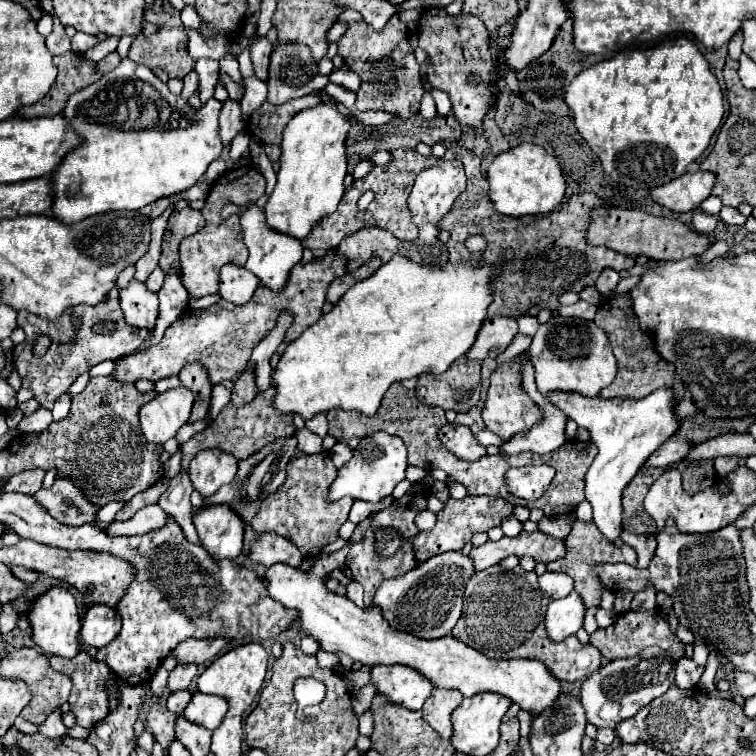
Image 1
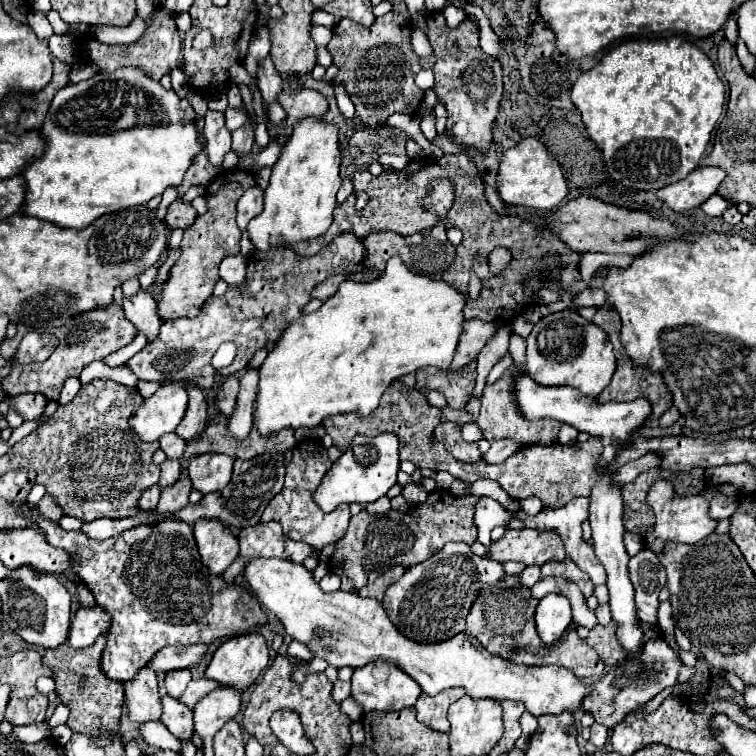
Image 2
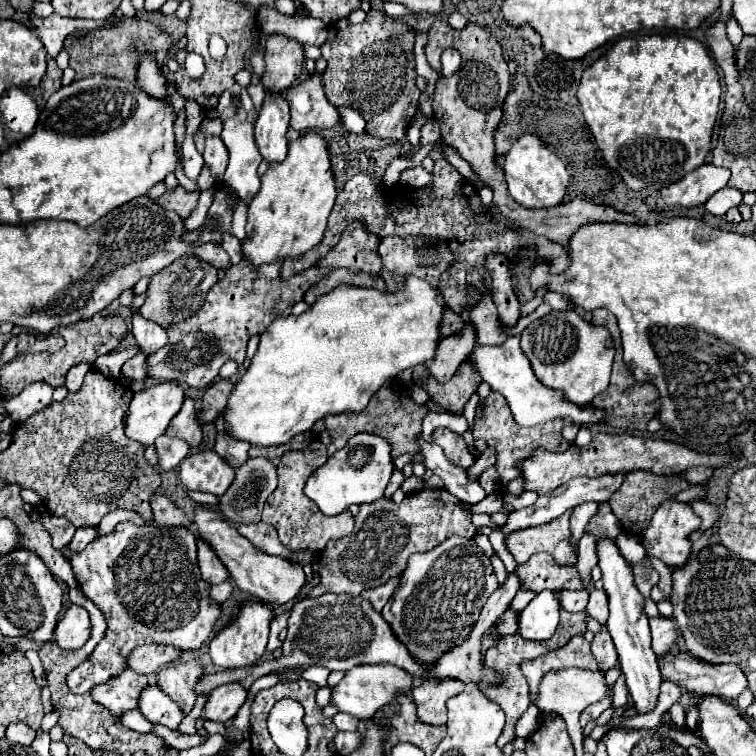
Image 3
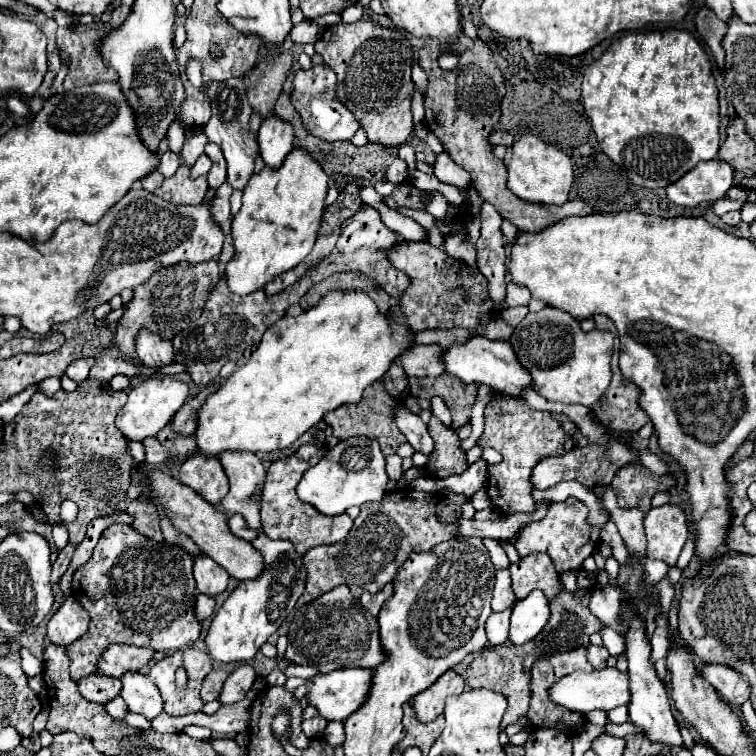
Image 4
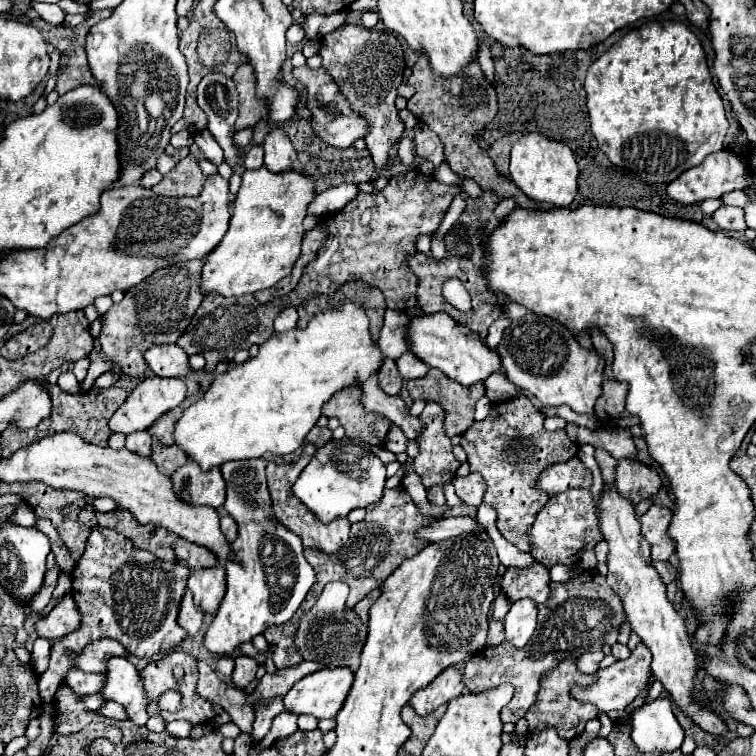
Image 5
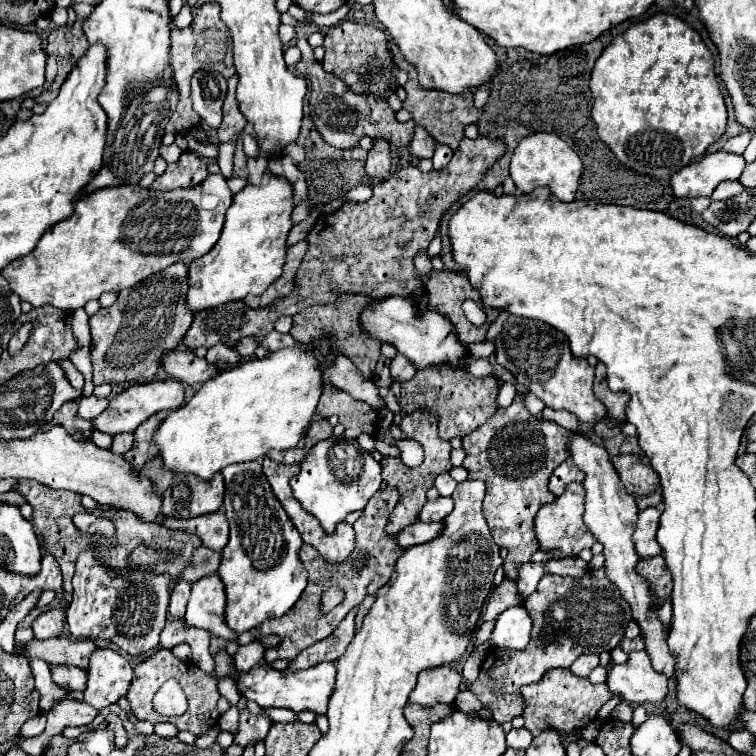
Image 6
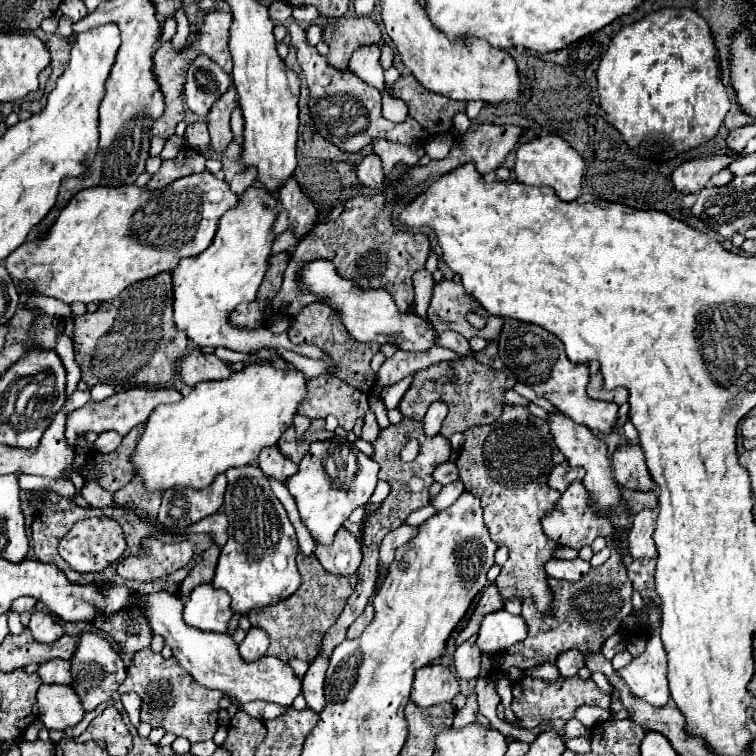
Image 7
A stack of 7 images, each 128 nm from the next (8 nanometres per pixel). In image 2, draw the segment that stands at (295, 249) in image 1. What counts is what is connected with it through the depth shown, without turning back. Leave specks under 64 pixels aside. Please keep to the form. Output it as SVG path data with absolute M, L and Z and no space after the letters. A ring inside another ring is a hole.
M256 184L252 188L248 188L242 198L238 200L238 216L236 216L236 222L240 226L240 230L246 230L248 226L248 220L256 214L260 214L260 208L262 208L262 198L264 198L264 192L262 188Z

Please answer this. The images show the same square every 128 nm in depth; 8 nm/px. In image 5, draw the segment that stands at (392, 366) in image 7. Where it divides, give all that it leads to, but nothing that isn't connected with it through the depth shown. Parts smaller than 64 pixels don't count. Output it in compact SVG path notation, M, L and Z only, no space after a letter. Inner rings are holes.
M404 352L404 354L396 360L396 364L398 364L398 372L400 372L400 376L402 376L404 380L420 378L420 376L424 376L424 374L430 370L426 364L422 364L420 360L416 360L416 356L412 356L410 352ZM500 372L488 376L484 384L486 384L486 396L488 396L490 402L498 402L498 400L512 398L514 394L518 394L518 388Z

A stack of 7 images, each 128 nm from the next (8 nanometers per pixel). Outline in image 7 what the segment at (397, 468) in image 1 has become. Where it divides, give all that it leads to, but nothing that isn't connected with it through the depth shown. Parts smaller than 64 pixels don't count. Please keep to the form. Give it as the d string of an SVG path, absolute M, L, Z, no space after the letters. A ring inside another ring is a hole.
M344 438L328 442L312 442L308 454L302 458L300 468L286 480L286 488L296 500L300 520L312 534L316 544L328 546L338 528L348 520L352 510L364 506L372 496L378 482L378 464L348 444Z

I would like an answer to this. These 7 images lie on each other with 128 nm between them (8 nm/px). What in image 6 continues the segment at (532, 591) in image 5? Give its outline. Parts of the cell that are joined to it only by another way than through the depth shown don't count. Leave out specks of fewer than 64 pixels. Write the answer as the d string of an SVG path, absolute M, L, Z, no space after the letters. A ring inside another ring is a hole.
M504 578L496 588L494 592L490 594L488 602L486 602L486 608L484 608L484 622L490 622L494 620L500 612L504 612L506 608L512 608L520 604L520 596L518 596L518 590L516 590L516 584L508 578Z

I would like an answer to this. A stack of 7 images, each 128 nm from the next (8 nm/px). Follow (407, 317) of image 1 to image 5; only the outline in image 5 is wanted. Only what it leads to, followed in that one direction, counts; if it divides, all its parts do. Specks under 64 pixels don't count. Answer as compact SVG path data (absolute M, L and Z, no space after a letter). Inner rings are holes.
M348 302L340 310L318 312L304 330L294 328L284 334L272 334L272 338L260 346L258 356L220 374L206 394L186 408L182 418L174 424L174 442L204 472L228 460L260 458L266 452L290 454L302 446L306 434L320 418L320 408L332 394L338 392L338 388L352 386L356 380L364 382L380 368L382 360L376 342L372 342L368 334L368 316L360 306Z

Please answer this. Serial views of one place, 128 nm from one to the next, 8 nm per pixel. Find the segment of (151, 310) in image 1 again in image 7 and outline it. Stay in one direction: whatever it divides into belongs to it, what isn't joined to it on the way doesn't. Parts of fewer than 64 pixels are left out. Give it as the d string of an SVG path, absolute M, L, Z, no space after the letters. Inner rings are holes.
M200 350L180 360L180 376L182 382L188 386L194 386L202 380L224 380L231 373L226 360L220 360L214 354L204 354Z

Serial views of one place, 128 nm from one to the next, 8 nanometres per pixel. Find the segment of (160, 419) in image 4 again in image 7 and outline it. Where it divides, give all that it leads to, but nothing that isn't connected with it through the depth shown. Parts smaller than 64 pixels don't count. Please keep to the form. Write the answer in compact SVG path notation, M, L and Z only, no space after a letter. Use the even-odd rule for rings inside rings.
M140 386L140 388L130 388L130 390L122 390L110 398L106 398L104 402L88 402L84 404L82 408L78 410L72 410L68 412L66 416L66 442L68 446L76 446L76 438L88 430L100 434L100 432L106 432L106 430L114 430L118 432L120 436L126 436L132 428L144 424L150 416L150 412L158 406L158 404L168 404L168 402L178 402L182 398L180 392L176 392L174 388L146 388L146 386Z

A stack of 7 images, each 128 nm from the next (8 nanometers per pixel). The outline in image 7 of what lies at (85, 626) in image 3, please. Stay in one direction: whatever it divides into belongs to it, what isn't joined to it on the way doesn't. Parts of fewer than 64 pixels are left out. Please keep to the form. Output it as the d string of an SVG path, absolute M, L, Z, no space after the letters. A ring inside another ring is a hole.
M34 612L32 618L30 618L28 628L32 630L32 636L36 640L46 642L46 644L50 644L50 642L58 640L60 636L64 636L60 622L48 612Z

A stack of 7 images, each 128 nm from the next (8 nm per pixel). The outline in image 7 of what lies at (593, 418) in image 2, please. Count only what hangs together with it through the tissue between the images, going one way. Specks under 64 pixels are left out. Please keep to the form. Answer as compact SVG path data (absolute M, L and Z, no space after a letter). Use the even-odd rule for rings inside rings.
M312 260L304 262L298 268L298 288L302 292L310 292L318 296L318 302L332 306L344 328L358 342L394 342L402 350L428 350L434 346L436 332L428 320L420 320L412 310L398 312L396 304L384 290L360 290L352 282L340 278L330 260ZM414 374L404 378L400 382L384 388L382 398L387 410L397 408L406 390L411 386Z

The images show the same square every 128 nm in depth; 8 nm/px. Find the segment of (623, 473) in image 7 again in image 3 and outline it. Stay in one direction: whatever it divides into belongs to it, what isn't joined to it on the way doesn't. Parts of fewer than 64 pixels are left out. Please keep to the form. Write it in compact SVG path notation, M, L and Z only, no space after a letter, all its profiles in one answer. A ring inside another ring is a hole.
M632 470L624 476L624 482L620 486L620 490L616 490L610 498L610 506L616 514L616 518L620 520L620 524L632 532L632 534L638 534L642 536L644 534L644 528L648 524L648 520L654 516L656 508L660 506L662 500L670 498L672 494L678 494L682 490L686 490L690 484L686 480L680 480L678 476L656 476L652 472L646 472L646 470Z

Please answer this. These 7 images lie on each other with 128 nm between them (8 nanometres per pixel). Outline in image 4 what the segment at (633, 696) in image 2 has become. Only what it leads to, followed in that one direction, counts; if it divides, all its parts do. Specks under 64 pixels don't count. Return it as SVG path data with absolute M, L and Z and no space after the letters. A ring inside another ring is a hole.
M704 666L702 676L716 688L716 692L732 706L742 706L750 698L750 688L744 676L724 666Z

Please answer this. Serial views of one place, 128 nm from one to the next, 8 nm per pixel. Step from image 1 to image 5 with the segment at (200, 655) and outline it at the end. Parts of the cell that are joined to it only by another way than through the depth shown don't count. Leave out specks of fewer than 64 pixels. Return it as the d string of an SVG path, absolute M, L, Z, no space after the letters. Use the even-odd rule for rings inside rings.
M102 638L102 640L88 642L80 654L72 652L70 658L76 664L76 668L80 668L82 672L100 672L102 674L104 662L110 660L112 656L126 656L124 646L112 638Z

